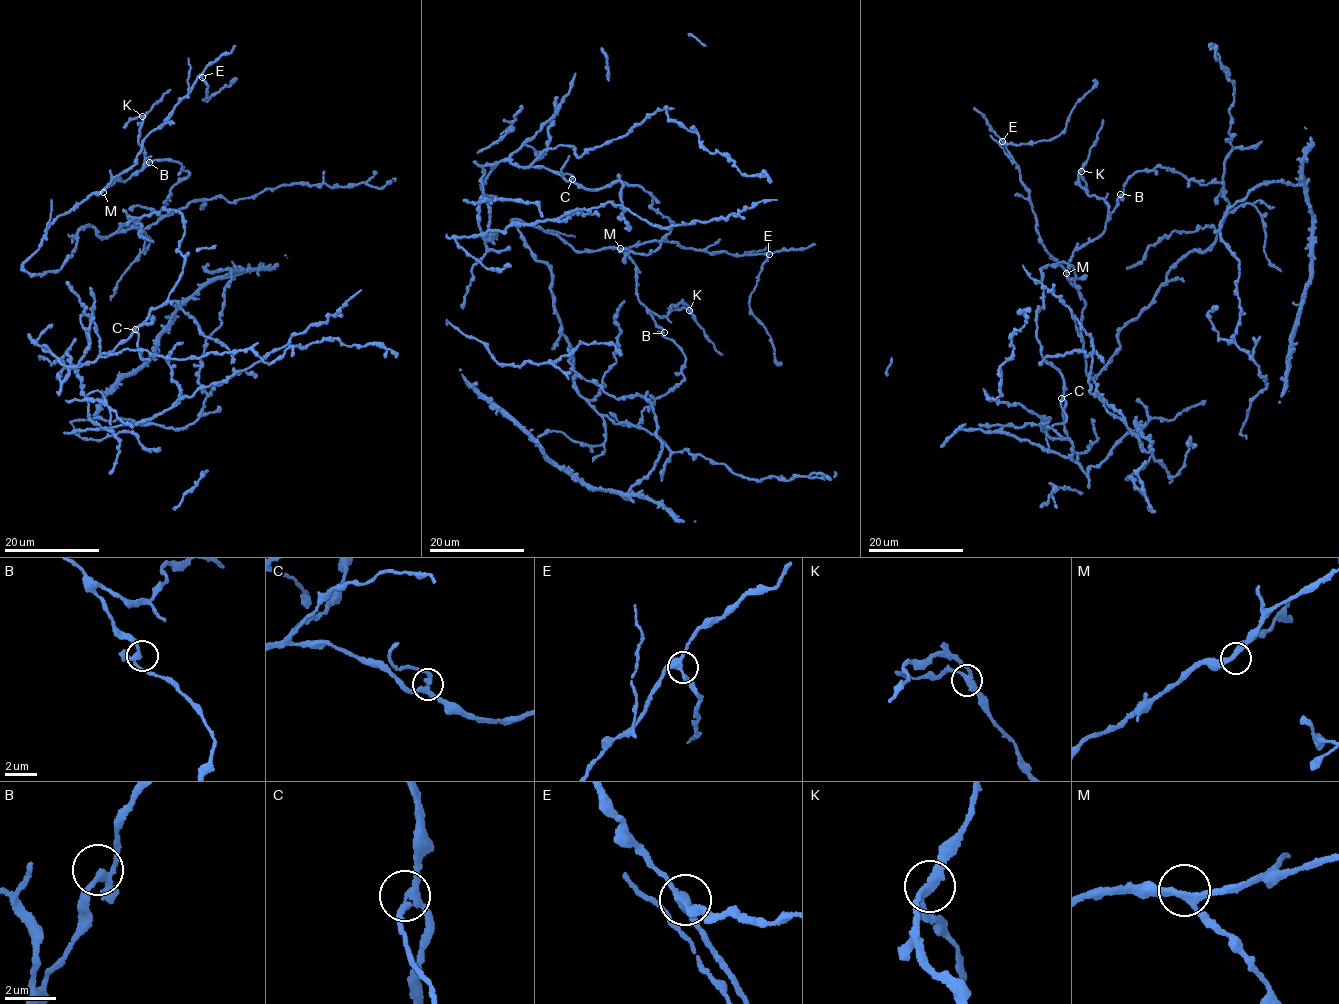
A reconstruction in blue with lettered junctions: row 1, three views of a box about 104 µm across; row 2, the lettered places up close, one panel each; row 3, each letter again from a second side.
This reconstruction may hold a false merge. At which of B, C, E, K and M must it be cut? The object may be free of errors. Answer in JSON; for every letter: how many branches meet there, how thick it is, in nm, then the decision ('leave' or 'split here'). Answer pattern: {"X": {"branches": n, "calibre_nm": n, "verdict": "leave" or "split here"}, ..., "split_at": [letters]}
{"B": {"branches": 3, "calibre_nm": 200, "verdict": "leave"}, "C": {"branches": 3, "calibre_nm": 240, "verdict": "split here"}, "E": {"branches": 3, "calibre_nm": 300, "verdict": "leave"}, "K": {"branches": 3, "calibre_nm": 240, "verdict": "leave"}, "M": {"branches": 3, "calibre_nm": 240, "verdict": "leave"}, "split_at": ["C"]}

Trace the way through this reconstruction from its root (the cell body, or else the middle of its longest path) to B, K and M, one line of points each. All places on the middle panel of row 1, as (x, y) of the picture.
B: (533, 226), (556, 235), (578, 251), (614, 246), (620, 250), (634, 262), (639, 301), (664, 332)
K: (533, 226), (578, 251), (617, 247), (634, 262), (639, 301), (660, 317), (681, 303), (689, 310)
M: (533, 226), (556, 235), (578, 251), (620, 248)

